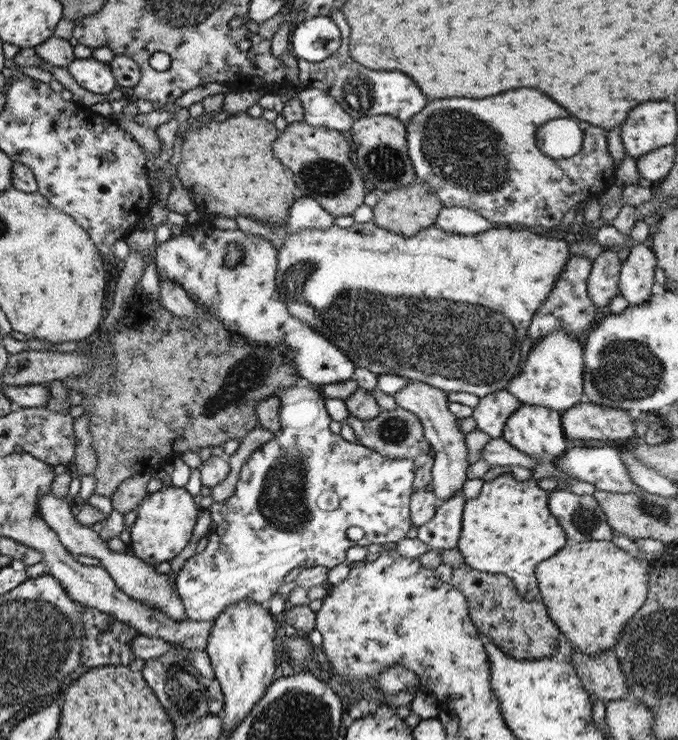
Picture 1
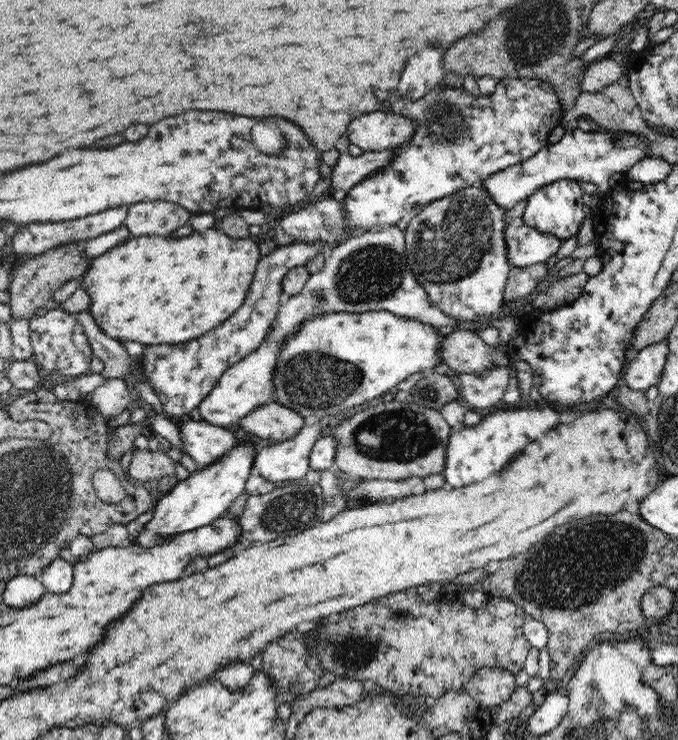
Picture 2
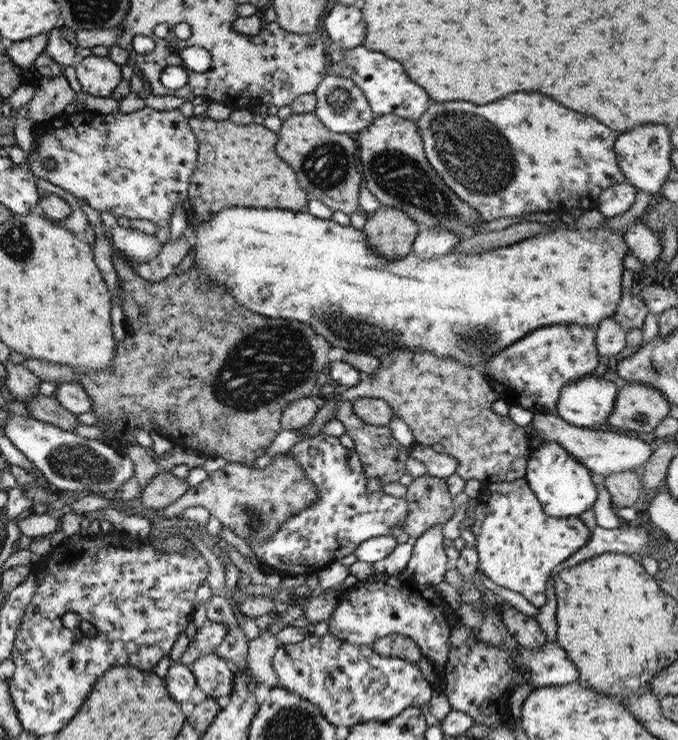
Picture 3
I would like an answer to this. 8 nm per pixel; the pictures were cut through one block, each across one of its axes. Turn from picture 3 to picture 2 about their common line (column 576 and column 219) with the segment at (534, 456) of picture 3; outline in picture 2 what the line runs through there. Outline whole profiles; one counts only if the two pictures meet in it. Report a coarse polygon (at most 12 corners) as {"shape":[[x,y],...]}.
{"shape":[[240,442],[158,498],[132,544],[156,548],[222,517],[254,464]]}

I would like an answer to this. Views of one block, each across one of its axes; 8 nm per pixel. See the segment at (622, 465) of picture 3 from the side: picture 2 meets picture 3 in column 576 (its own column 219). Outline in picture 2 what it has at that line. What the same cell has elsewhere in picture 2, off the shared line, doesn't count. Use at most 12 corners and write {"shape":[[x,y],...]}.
{"shape":[[181,425],[185,451],[202,467],[240,440],[225,426]]}

